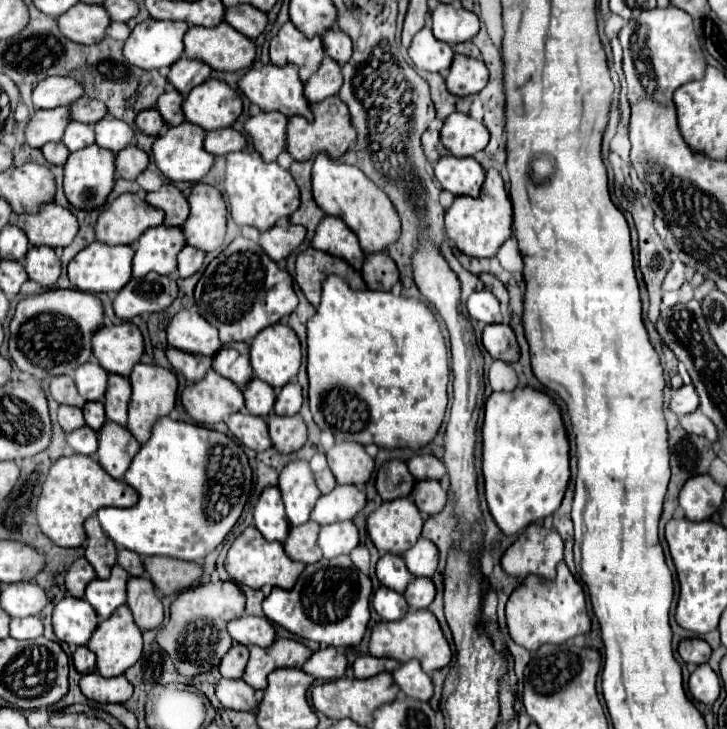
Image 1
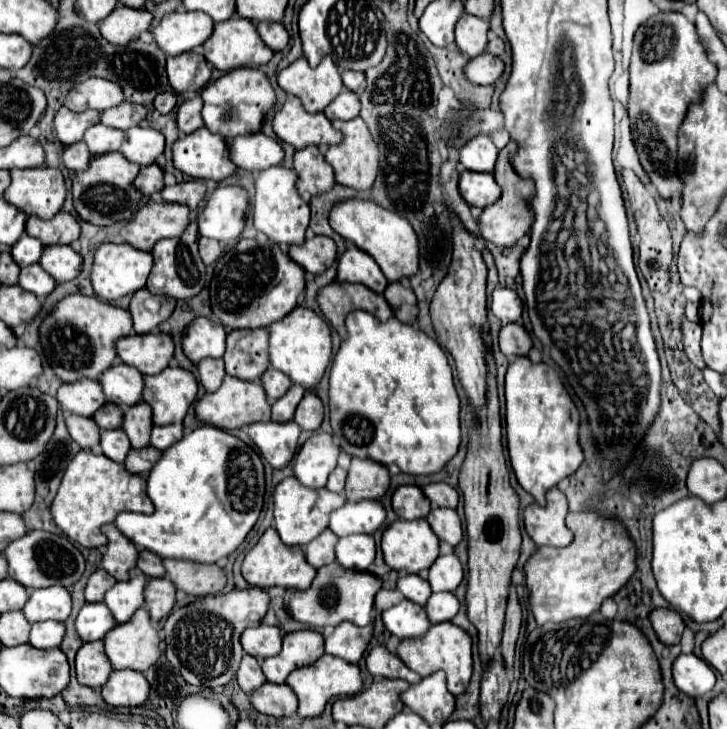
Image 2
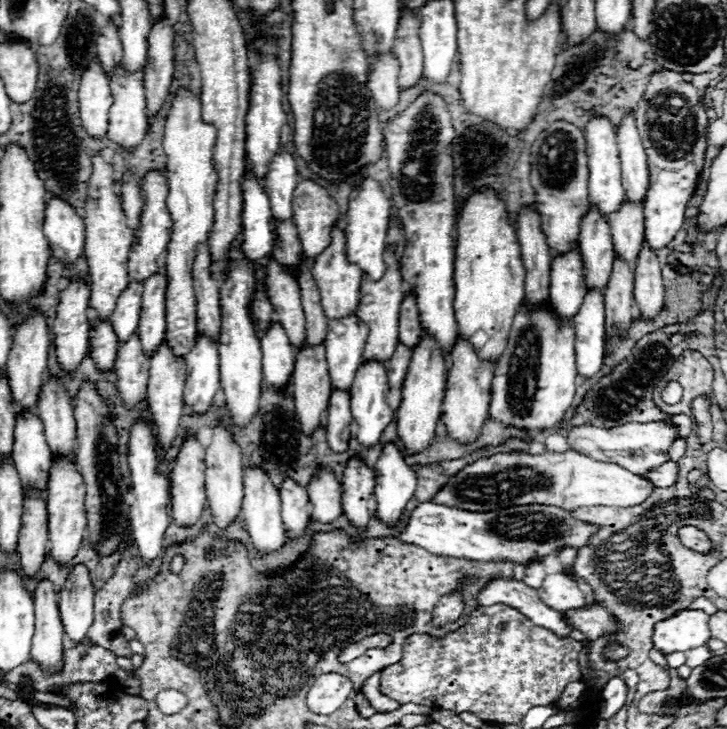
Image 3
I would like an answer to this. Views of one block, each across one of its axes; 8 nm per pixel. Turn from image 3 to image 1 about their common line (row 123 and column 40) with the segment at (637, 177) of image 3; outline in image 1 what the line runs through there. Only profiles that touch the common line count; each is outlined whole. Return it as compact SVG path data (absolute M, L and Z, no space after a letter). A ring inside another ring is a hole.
M38 616L32 618L12 618L10 620L10 636L16 640L30 640L42 636L42 622Z

